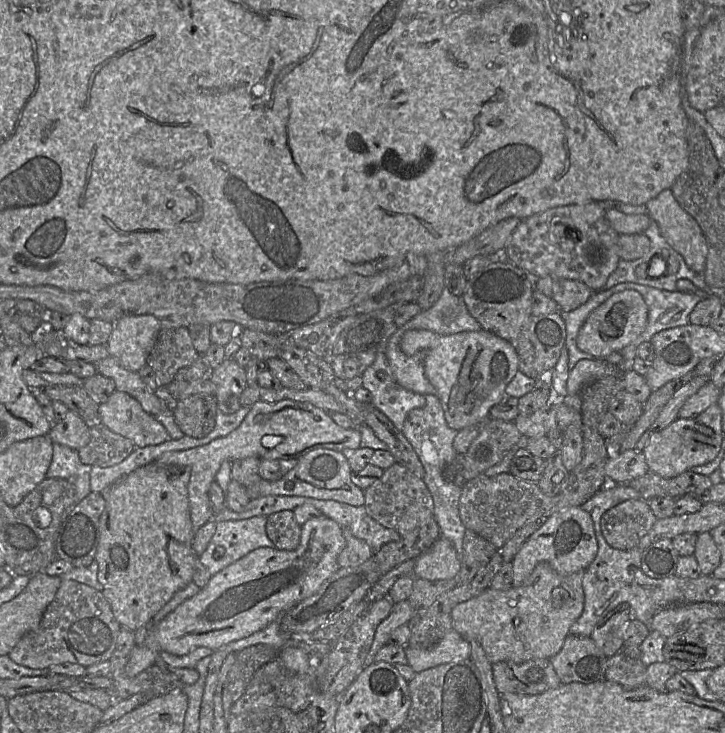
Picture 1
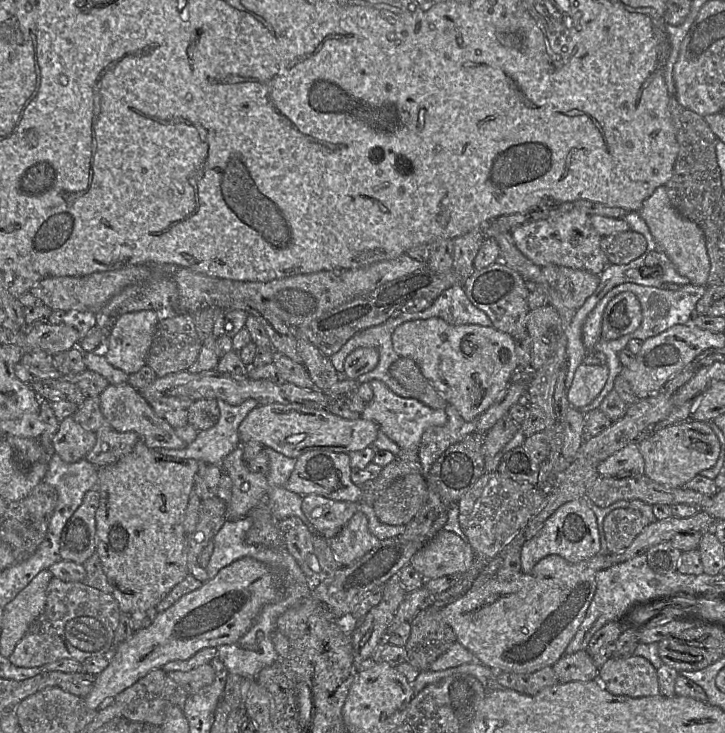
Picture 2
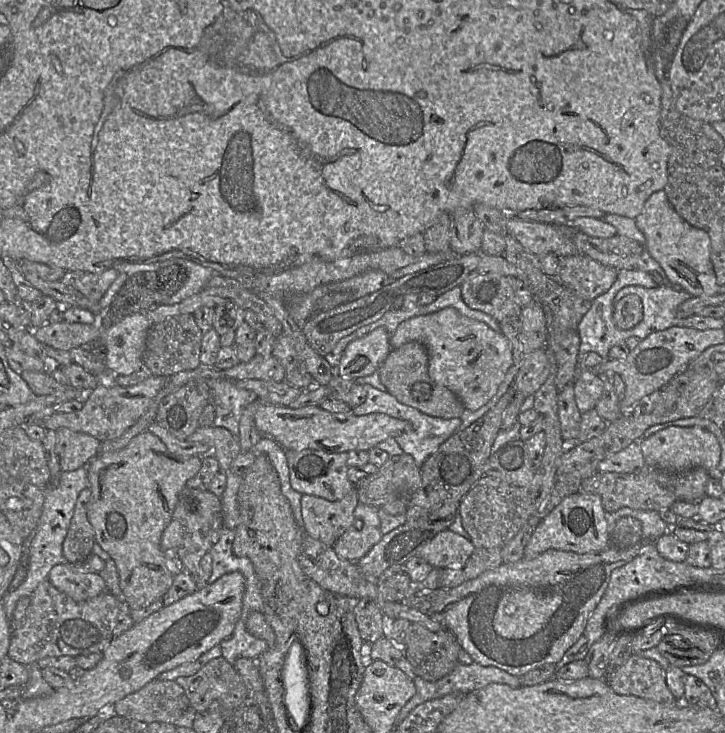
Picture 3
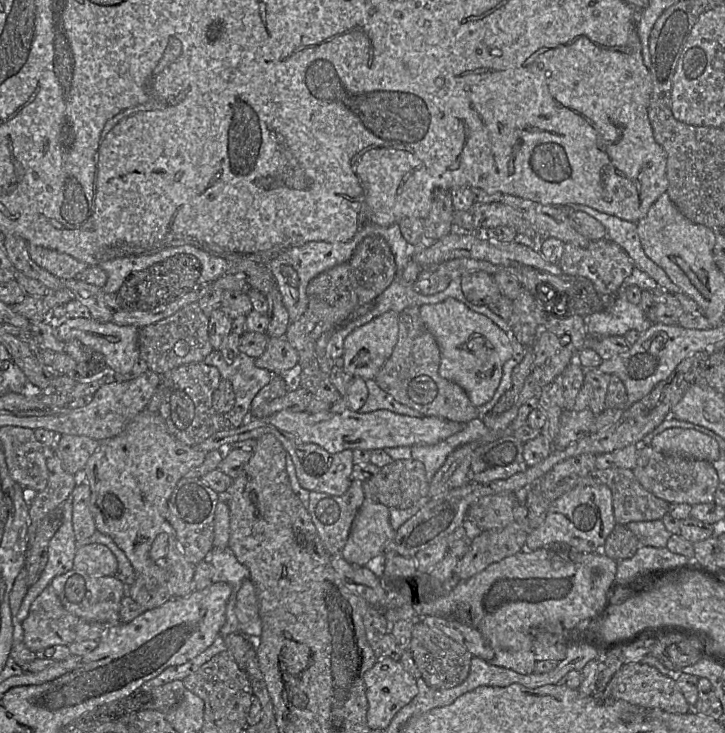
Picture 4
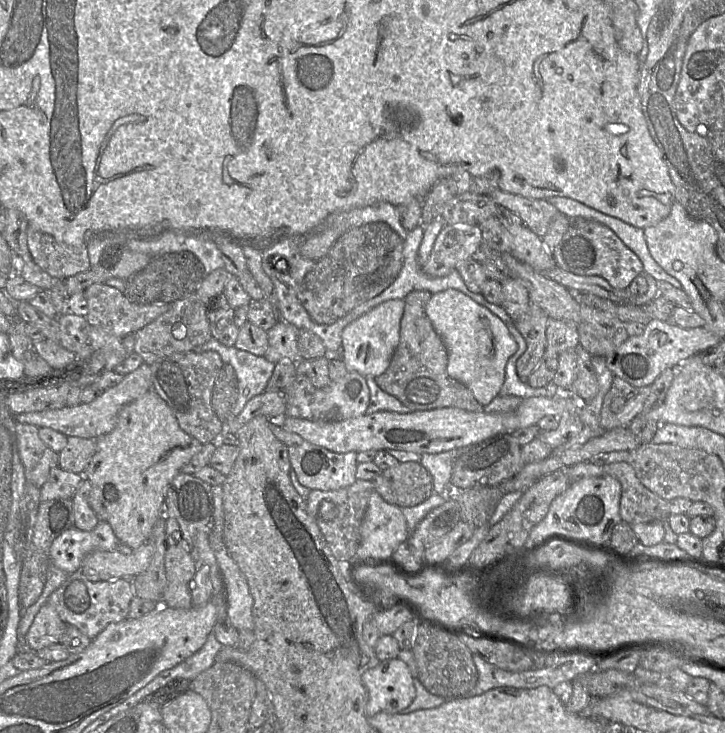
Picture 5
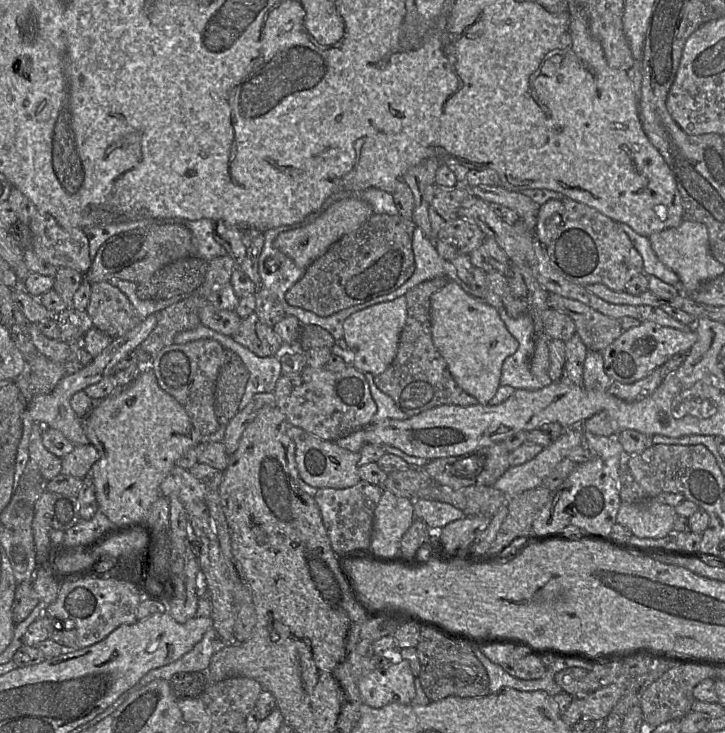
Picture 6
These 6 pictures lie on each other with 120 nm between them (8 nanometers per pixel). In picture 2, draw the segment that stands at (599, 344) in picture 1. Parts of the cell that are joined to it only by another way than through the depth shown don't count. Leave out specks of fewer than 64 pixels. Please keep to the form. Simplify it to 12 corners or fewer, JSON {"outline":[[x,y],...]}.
{"outline":[[632,292],[607,304],[601,338],[618,339],[642,323],[641,305]]}

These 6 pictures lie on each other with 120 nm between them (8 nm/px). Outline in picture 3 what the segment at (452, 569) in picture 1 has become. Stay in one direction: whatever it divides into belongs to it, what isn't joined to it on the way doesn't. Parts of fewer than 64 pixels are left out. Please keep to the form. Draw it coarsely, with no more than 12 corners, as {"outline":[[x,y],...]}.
{"outline":[[447,529],[417,556],[433,568],[462,566],[471,540]]}

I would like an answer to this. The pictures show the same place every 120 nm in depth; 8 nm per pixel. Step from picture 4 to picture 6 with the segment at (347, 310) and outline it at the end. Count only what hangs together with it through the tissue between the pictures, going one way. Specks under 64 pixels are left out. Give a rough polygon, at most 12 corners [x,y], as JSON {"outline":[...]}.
{"outline":[[372,214],[285,295],[328,317],[415,271],[413,219]]}

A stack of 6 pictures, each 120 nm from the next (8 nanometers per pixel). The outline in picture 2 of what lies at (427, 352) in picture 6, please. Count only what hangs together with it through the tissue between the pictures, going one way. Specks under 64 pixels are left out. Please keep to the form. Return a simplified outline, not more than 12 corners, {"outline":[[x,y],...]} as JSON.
{"outline":[[399,357],[390,375],[432,409],[448,403],[410,358]]}

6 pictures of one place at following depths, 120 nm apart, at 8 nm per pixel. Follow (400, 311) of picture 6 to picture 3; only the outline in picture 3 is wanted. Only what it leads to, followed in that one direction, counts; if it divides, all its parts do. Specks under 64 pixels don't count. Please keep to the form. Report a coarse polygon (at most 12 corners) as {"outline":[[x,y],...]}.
{"outline":[[378,327],[348,344],[336,372],[372,375],[391,352]]}

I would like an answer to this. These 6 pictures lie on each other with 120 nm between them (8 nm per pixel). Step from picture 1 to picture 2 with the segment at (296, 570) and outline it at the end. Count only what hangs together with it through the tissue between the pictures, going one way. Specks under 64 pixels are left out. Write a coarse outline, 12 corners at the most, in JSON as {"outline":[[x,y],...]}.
{"outline":[[243,557],[114,647],[84,698],[237,642],[279,597]]}

